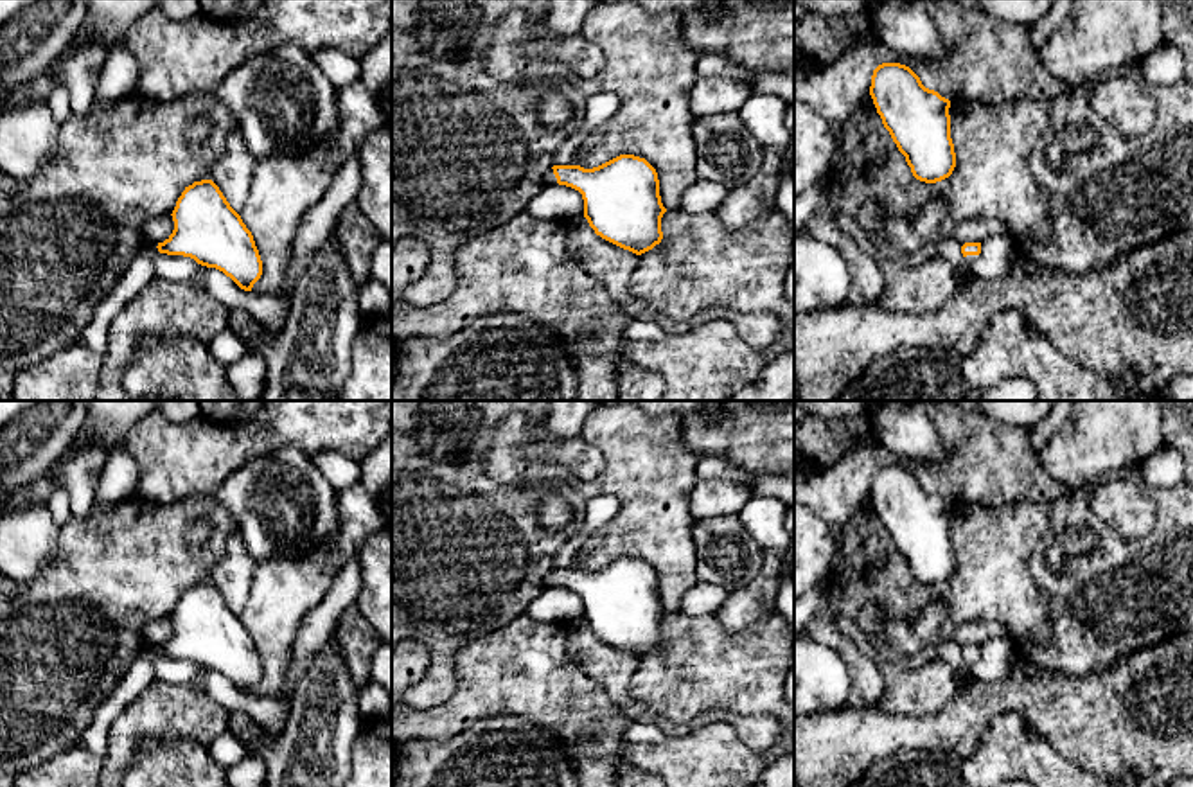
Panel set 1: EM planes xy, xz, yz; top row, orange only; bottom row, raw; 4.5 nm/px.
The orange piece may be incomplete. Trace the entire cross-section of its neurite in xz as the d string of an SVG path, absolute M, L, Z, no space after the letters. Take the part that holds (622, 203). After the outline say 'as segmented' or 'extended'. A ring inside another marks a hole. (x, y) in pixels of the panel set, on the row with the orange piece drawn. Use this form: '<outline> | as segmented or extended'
M620 155L598 167L553 165L544 183L571 187L582 194L584 217L602 239L641 255L661 243L661 217L656 169L640 156Z | extended

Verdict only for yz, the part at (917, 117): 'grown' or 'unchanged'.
unchanged

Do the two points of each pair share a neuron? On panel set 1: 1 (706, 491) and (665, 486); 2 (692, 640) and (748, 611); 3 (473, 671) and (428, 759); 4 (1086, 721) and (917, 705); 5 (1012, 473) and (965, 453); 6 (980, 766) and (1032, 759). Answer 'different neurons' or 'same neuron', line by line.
1: different neurons
2: different neurons
3: different neurons
4: different neurons
5: same neuron
6: same neuron

